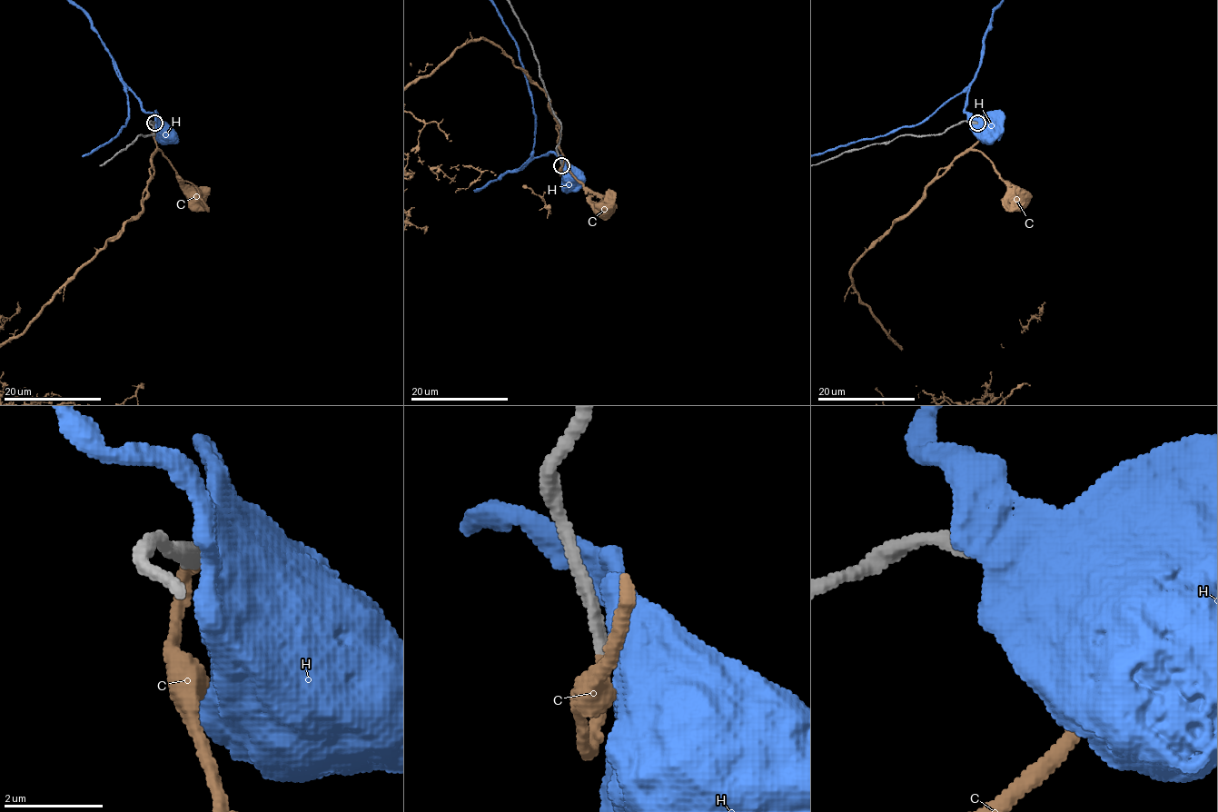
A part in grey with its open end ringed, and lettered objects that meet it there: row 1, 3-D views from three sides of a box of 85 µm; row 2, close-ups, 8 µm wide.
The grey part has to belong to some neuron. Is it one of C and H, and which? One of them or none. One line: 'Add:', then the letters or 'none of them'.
Add: C

